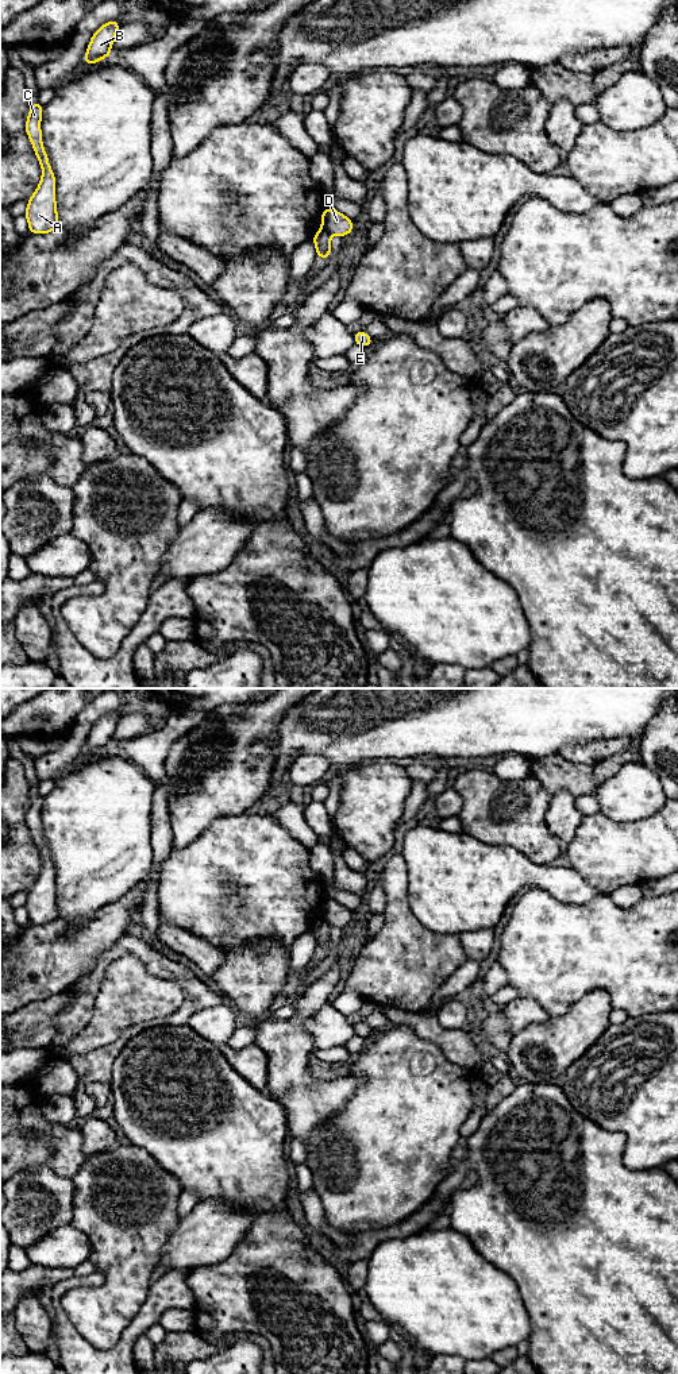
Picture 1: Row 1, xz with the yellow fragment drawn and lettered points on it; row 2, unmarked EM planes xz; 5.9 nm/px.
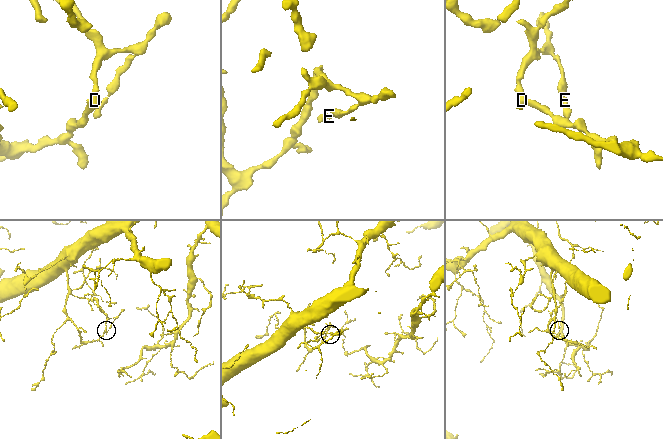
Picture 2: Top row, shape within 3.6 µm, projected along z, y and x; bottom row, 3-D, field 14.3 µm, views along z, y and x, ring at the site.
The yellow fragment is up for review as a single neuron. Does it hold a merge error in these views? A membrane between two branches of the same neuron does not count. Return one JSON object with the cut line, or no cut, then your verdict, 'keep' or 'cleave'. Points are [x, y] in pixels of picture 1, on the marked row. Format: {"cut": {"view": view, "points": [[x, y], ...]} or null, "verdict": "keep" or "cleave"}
{"cut": {"view": "xz", "points": [[320, 230], [331, 234]]}, "verdict": "cleave"}

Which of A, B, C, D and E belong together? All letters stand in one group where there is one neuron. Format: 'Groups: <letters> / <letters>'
Groups: A B C / D E

